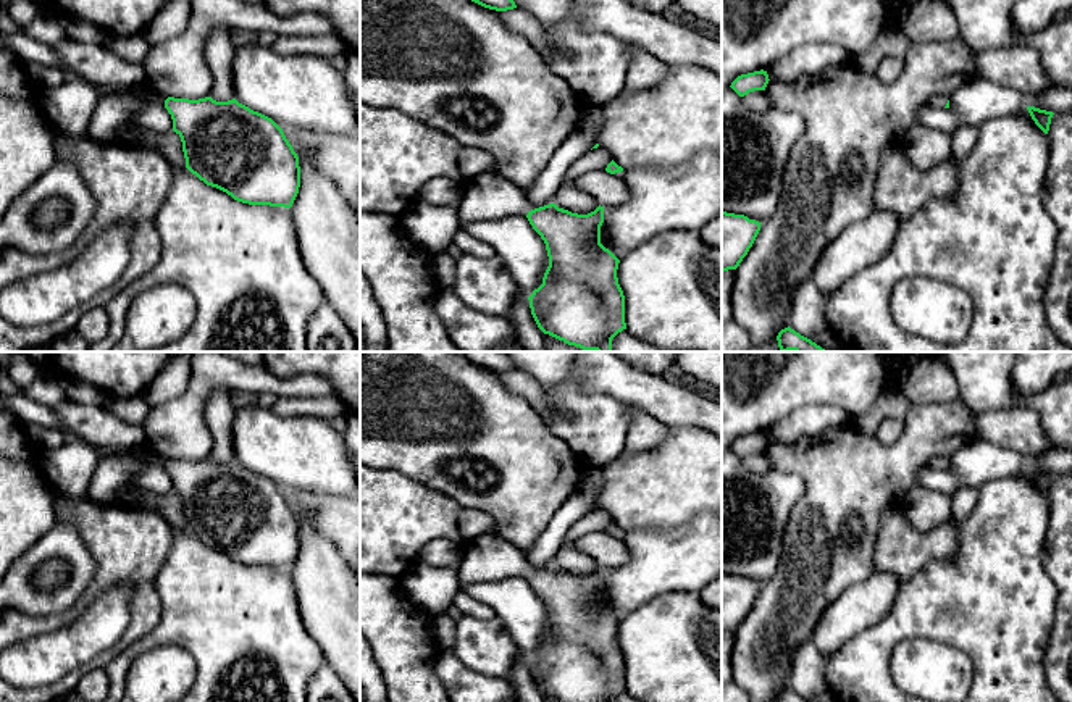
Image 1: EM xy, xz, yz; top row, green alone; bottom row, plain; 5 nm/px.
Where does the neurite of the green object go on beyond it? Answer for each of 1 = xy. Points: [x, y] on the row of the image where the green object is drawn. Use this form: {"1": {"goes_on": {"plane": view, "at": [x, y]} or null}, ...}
{"1": {"goes_on": null}}

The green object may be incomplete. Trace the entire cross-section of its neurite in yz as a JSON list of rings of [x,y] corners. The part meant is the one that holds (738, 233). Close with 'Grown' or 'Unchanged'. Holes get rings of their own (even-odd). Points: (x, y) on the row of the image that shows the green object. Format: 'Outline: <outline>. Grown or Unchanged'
Outline: [[[722,211],[722,271],[739,266],[752,247],[760,224],[744,215]]]. Unchanged

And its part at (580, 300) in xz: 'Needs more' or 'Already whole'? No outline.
Needs more

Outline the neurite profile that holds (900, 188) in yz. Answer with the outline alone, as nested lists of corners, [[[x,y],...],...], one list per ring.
[[[899,140],[883,150],[873,187],[875,210],[894,213],[902,224],[927,202],[956,195],[956,158],[948,158],[930,171],[920,171],[904,157]]]

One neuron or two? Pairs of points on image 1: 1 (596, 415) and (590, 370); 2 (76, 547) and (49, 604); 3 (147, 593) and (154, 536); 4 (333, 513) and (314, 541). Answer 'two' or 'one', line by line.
1: two
2: one
3: one
4: two

